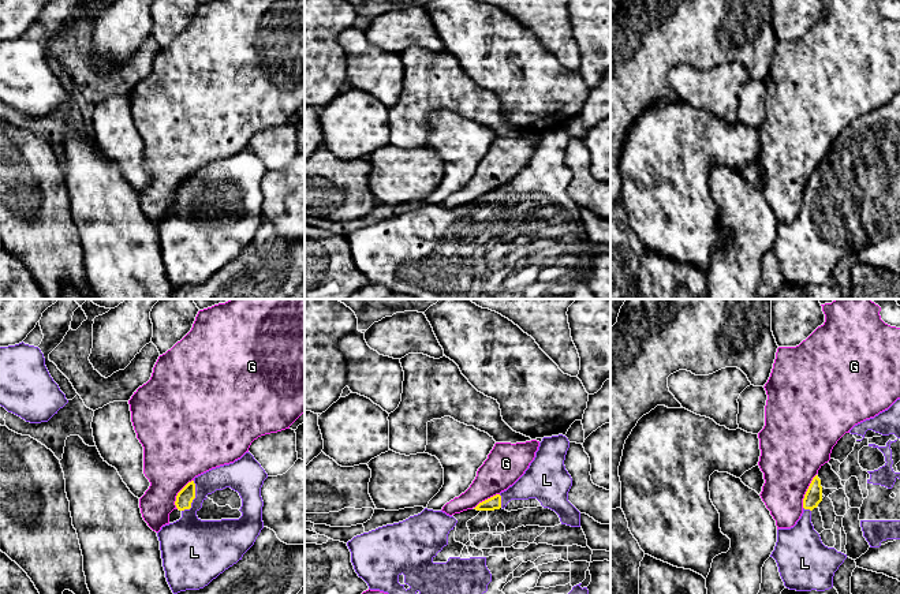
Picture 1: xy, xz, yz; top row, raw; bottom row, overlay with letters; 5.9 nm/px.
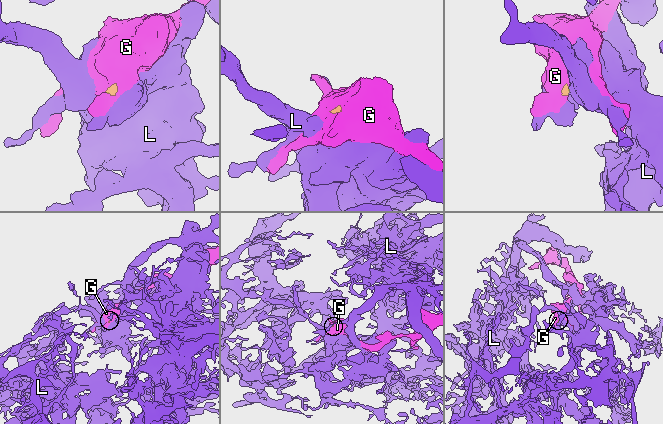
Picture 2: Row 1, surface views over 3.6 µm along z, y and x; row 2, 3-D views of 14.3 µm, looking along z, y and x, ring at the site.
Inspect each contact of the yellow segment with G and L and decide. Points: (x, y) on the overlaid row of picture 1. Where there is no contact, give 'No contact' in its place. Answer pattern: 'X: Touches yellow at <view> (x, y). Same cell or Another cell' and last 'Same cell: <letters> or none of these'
G: Touches yellow at yz (807, 490). Another cell
L: Touches yellow at xy (194, 497). Same cell
Same cell: L

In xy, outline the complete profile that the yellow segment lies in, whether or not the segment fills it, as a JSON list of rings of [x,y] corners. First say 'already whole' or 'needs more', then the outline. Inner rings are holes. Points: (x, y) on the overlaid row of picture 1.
needs more; [[[250,452],[234,463],[212,468],[188,482],[176,496],[175,505],[182,518],[165,524],[157,533],[163,567],[167,582],[173,594],[186,590],[199,590],[208,586],[225,569],[242,560],[243,554],[254,545],[264,528],[261,487],[268,474]],[[231,487],[242,498],[239,519],[201,520],[197,512],[208,494]]]

